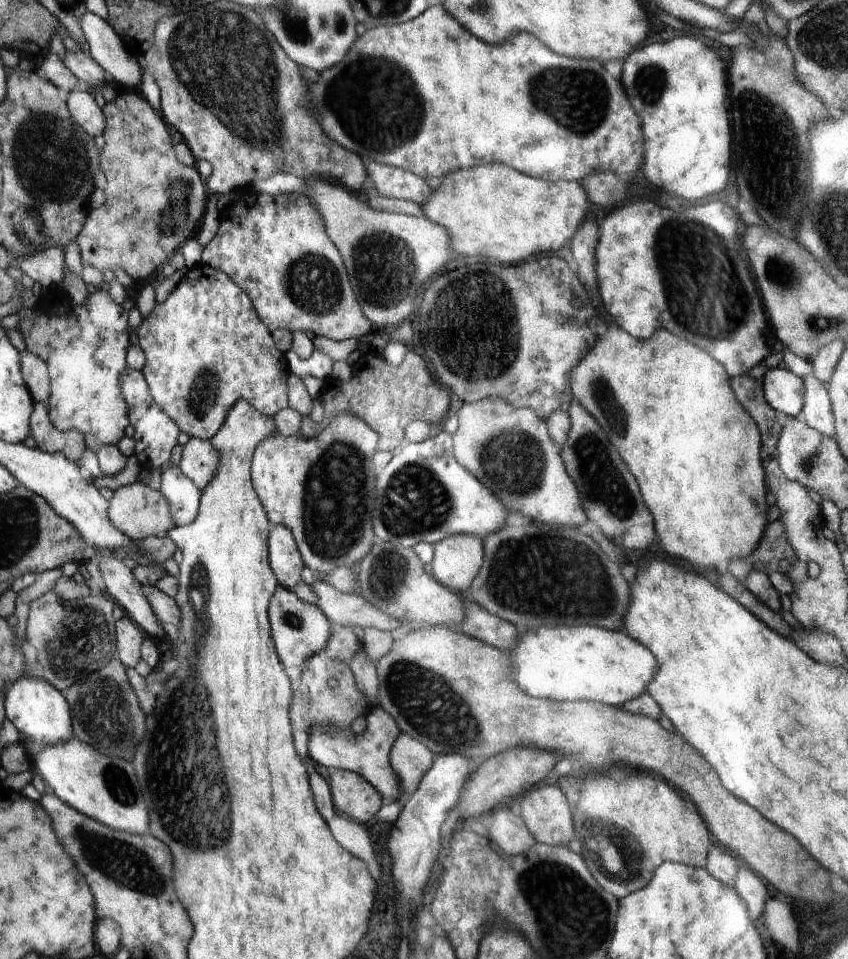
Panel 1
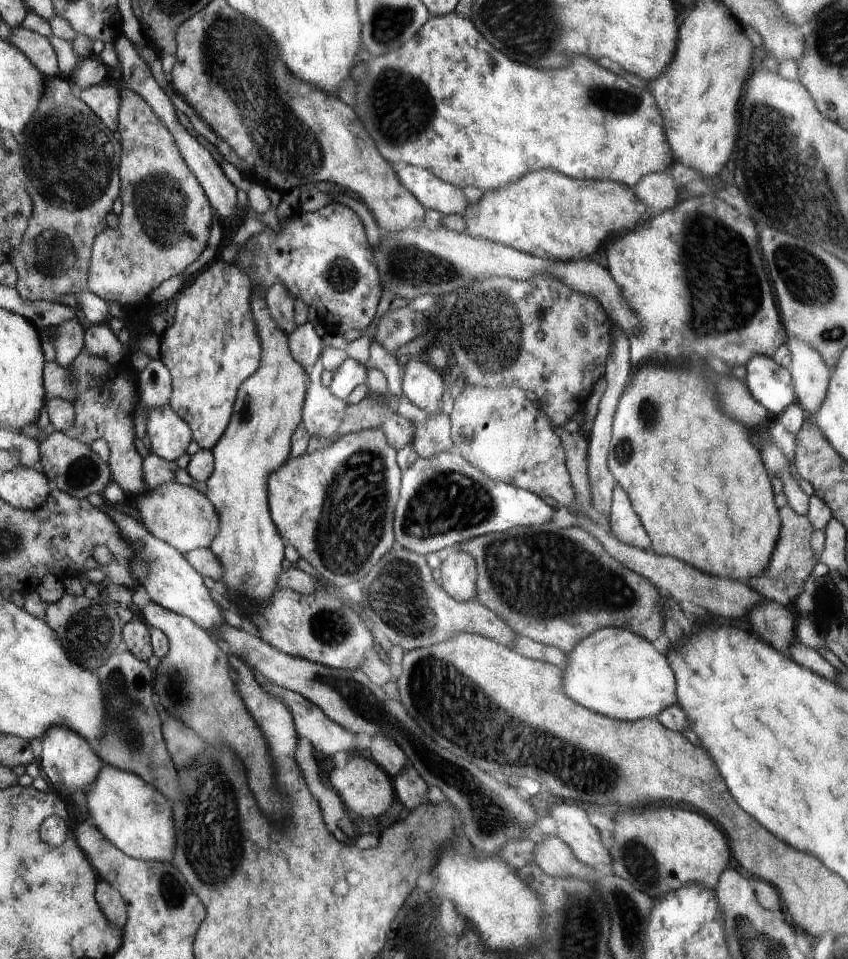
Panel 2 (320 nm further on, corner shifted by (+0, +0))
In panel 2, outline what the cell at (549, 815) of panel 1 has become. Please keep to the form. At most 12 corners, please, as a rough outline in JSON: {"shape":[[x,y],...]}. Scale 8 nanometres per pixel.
{"shape":[[552,804],[557,836],[588,866],[610,866],[589,808]]}

